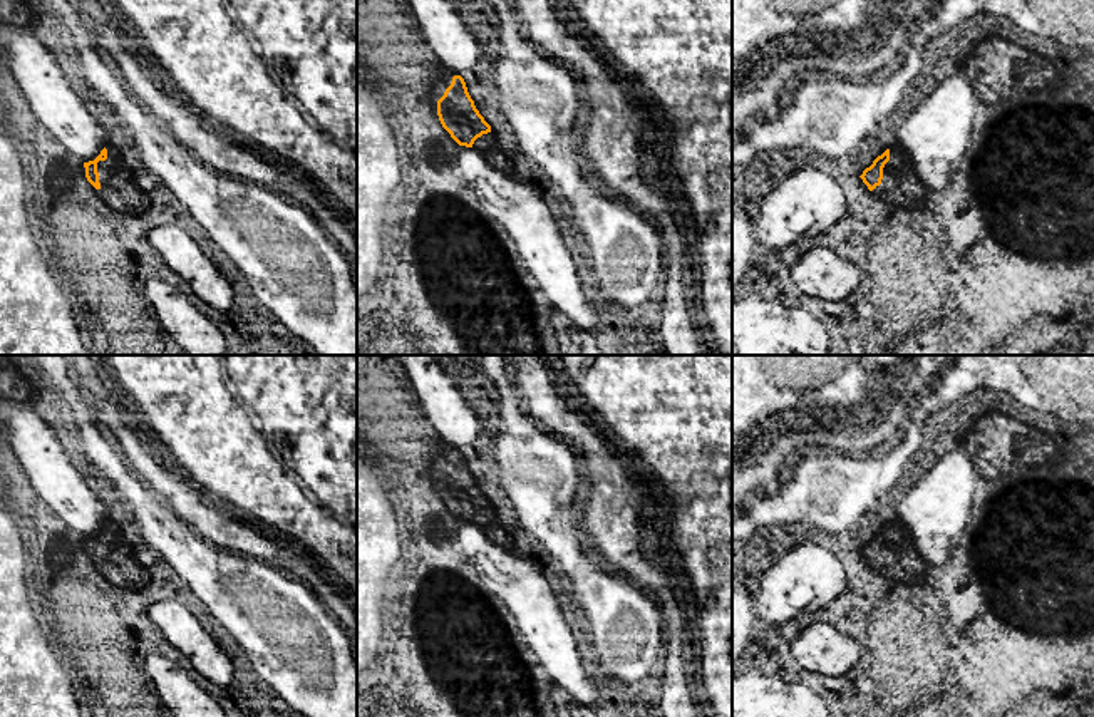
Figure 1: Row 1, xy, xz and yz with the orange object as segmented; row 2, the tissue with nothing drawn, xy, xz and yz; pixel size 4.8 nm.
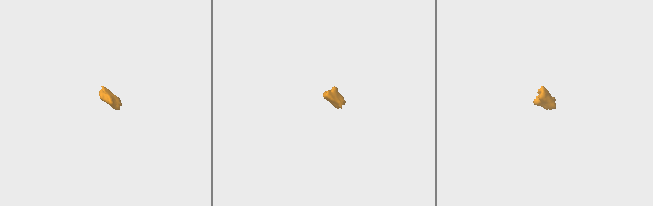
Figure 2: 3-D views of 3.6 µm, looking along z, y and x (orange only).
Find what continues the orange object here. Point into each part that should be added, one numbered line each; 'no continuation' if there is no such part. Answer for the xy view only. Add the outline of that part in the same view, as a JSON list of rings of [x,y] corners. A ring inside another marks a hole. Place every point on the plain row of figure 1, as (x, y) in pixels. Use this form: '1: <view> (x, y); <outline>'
1: xy (116, 553); [[[107,523],[107,534],[97,538],[97,548],[101,565],[112,585],[131,590],[149,585],[149,571],[136,560],[131,543],[122,538],[117,524]]]

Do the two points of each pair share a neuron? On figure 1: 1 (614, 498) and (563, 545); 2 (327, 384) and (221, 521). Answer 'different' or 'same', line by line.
1: different
2: different

